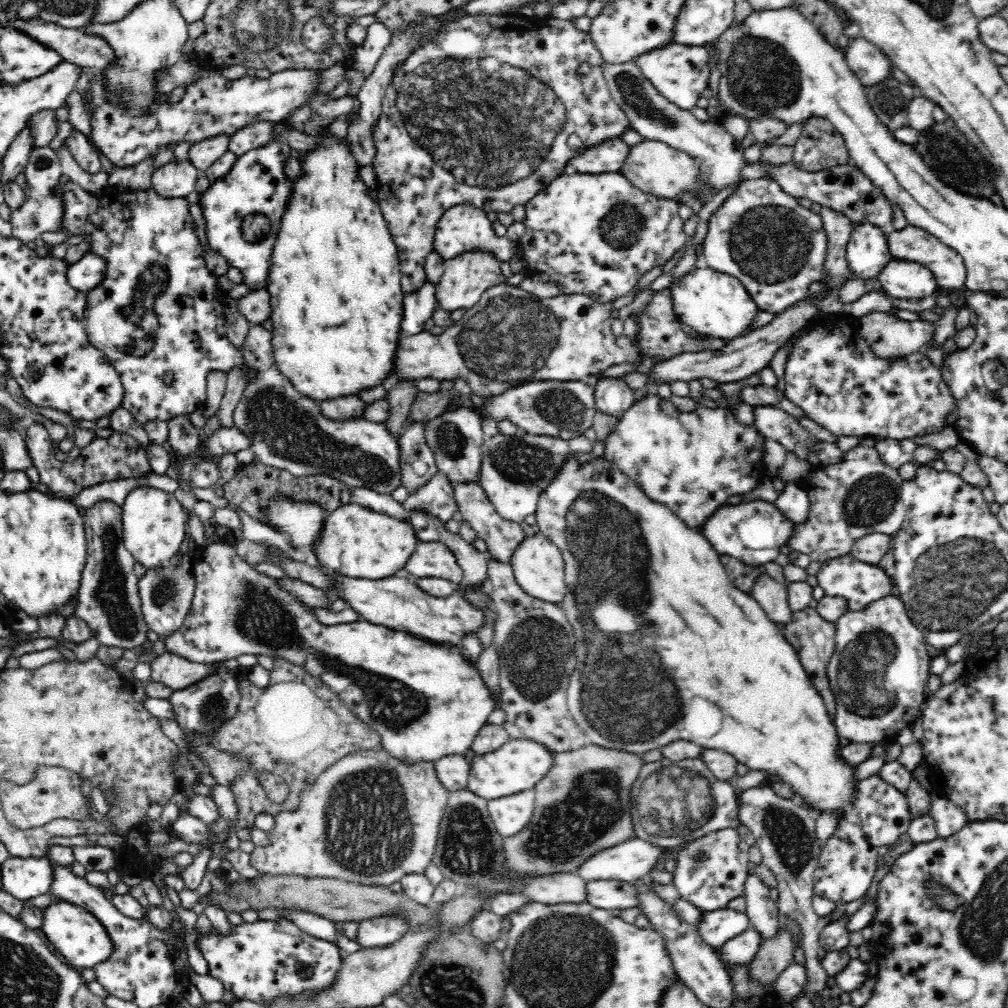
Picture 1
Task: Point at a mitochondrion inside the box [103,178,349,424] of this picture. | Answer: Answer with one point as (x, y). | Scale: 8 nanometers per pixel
(158, 271)

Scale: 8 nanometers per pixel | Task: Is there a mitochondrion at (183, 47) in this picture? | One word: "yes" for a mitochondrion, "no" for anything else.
no

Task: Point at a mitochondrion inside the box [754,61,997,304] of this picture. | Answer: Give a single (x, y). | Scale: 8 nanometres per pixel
(960, 165)

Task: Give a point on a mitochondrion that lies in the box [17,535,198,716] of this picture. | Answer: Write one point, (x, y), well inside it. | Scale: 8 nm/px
(165, 589)

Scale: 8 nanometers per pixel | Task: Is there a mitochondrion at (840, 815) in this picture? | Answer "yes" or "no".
no

